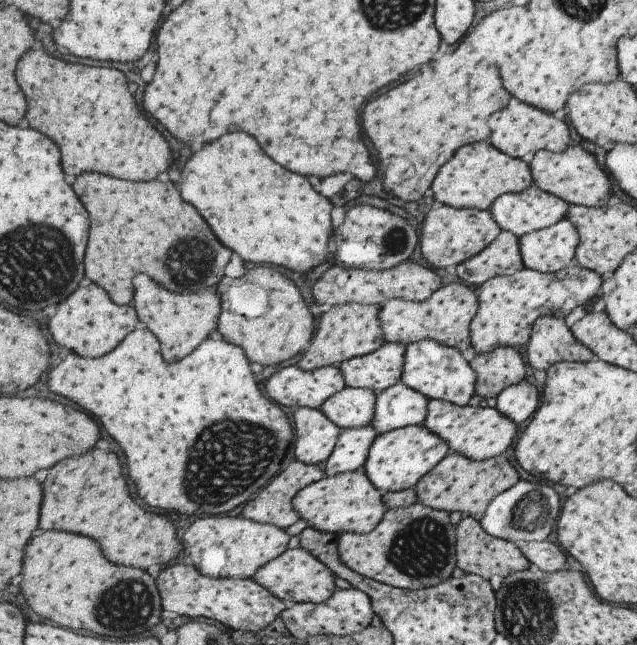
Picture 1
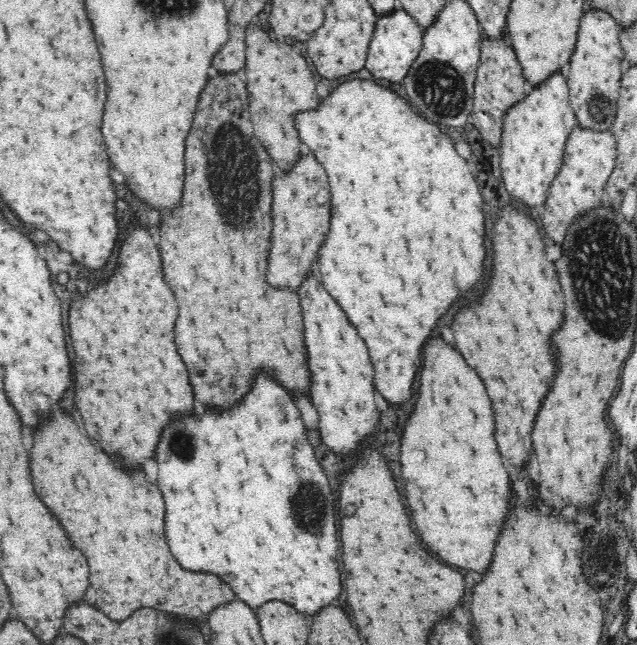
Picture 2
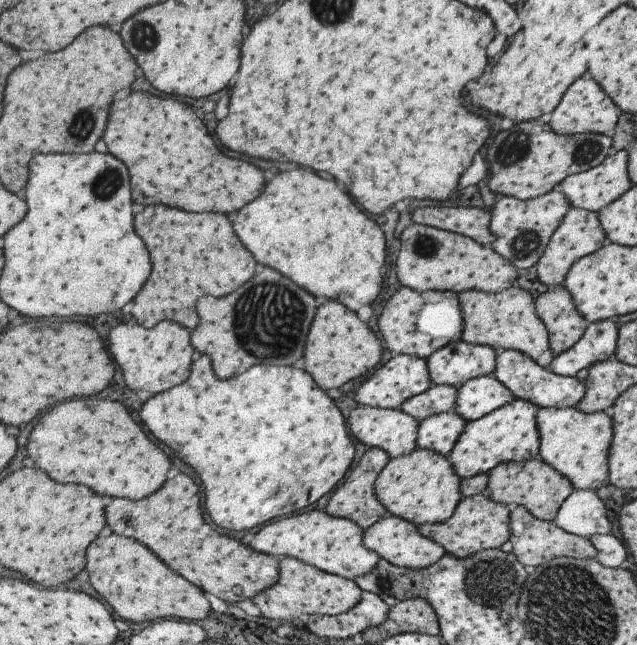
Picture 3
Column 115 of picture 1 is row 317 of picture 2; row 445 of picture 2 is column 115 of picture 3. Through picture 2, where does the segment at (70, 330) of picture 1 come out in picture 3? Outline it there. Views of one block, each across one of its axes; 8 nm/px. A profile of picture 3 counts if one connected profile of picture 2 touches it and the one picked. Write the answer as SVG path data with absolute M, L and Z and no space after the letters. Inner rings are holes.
M173 320L164 321L151 329L139 324L119 324L109 334L111 354L125 374L127 384L133 390L147 390L153 394L173 388L189 378L195 354L191 344L191 331Z

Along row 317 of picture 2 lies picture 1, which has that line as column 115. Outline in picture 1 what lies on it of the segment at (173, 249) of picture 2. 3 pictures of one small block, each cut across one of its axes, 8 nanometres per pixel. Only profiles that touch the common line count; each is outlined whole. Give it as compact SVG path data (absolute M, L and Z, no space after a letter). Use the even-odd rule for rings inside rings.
M105 174L79 176L75 192L91 212L91 244L87 246L87 276L111 292L117 304L133 302L133 278L139 272L159 280L173 292L199 292L217 286L231 260L231 250L219 242L205 218L181 198L173 182L129 182Z

